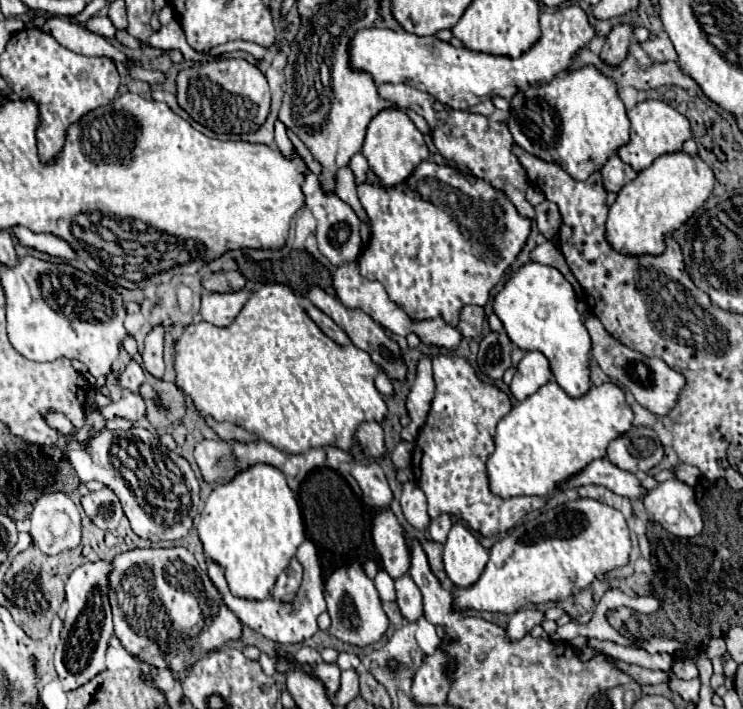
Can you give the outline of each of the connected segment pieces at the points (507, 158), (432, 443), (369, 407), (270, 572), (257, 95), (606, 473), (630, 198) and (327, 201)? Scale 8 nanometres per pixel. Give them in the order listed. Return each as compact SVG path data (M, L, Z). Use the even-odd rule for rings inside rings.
M391 83L379 85L377 93L379 93L379 97L395 103L397 107L407 107L407 109L417 111L427 121L427 125L431 129L433 145L437 147L437 151L445 159L469 167L469 171L475 177L491 183L495 189L505 191L509 195L509 199L515 203L515 207L519 209L519 213L523 213L529 219L535 217L533 205L525 199L525 191L529 187L527 173L525 173L523 165L519 163L519 159L511 151L513 149L513 137L511 137L511 133L507 129L507 123L493 123L485 115L467 113L467 111L453 111L451 109L451 111L437 113L433 109L433 97L429 93L413 89L413 87L403 85L403 83L399 83L399 85L391 85ZM497 137L499 137L499 151L487 151L491 145L497 145ZM491 141L495 141L495 143L491 143Z
M435 357L435 385L435 399L425 427L417 435L411 467L417 485L427 497L429 515L431 519L441 513L455 515L485 537L503 535L523 515L545 505L543 497L501 499L489 491L485 461L493 453L495 425L509 413L511 399L497 387L481 383L461 357Z
M265 285L259 291L251 293L249 301L245 303L245 307L241 309L241 313L235 317L235 321L227 327L227 329L219 329L215 325L207 325L205 321L197 323L197 325L189 325L185 327L181 339L175 343L175 371L177 371L177 387L181 389L181 393L187 397L187 401L191 401L191 407L195 411L199 411L201 415L211 415L217 421L229 421L235 423L239 427L243 427L249 433L255 433L257 437L265 439L267 443L271 443L273 447L285 451L285 453L305 453L311 447L337 447L341 451L349 451L355 457L363 453L363 445L355 439L355 433L359 429L361 423L365 421L377 421L381 423L387 417L387 405L381 397L381 393L375 389L375 377L379 373L379 367L371 361L371 357L357 349L355 345L337 345L333 339L329 339L313 321L311 317L307 317L305 309L299 305L295 293L291 293L291 289L287 289L285 285Z
M255 465L235 475L231 483L217 485L209 495L205 509L201 511L197 533L203 543L205 557L223 567L229 591L235 597L255 599L255 601L267 599L271 595L277 577L285 571L289 561L295 557L297 547L305 541L299 503L293 491L287 487L283 473L271 465Z
M223 59L215 63L195 63L177 75L177 101L179 107L185 109L193 121L199 125L211 129L213 133L219 135L245 135L251 131L257 131L267 115L269 115L269 103L271 103L271 93L269 93L269 83L265 75L255 67L253 63L245 59Z
M595 459L595 461L591 461L581 473L577 473L575 477L571 477L563 487L559 487L559 489L567 489L567 487L579 487L579 485L601 485L601 487L607 487L607 489L611 489L613 493L617 493L617 495L623 495L623 497L629 497L629 499L641 499L641 497L645 497L647 495L647 491L641 487L641 481L639 481L639 477L635 475L635 473L629 473L629 471L623 471L623 469L619 469L617 465L613 465L609 459Z
M685 151L669 153L643 169L635 181L627 183L615 203L609 207L605 225L607 243L623 255L661 255L665 251L665 237L681 229L693 213L703 207L713 191L715 175L701 157L691 157Z
M307 171L305 183L303 183L303 195L305 195L307 207L311 209L313 217L317 219L317 231L315 231L315 235L317 235L319 251L335 267L341 267L345 263L357 261L357 257L361 255L361 237L359 237L359 219L357 219L355 211L345 201L341 201L337 195L323 193L319 177L315 173L311 173L311 171Z

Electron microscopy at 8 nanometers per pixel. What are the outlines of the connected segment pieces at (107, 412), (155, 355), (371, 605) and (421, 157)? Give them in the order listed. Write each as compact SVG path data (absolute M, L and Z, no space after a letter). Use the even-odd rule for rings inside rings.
M125 393L125 397L117 403L107 405L107 409L101 411L105 415L105 419L129 419L129 421L137 421L143 417L145 413L145 401L143 397L135 397L135 393Z
M153 329L145 337L143 367L155 379L161 379L163 377L163 371L165 371L165 365L163 365L163 335L165 335L165 329Z
M359 561L343 569L335 569L335 573L331 573L331 577L325 583L325 599L327 599L329 617L331 617L329 633L333 637L355 647L369 647L381 641L381 637L389 627L389 617L381 607L381 599L373 581L365 575Z
M385 109L383 113L379 113L371 121L361 153L367 157L369 169L377 177L379 185L383 185L387 189L403 183L415 171L415 167L429 157L429 149L427 149L427 145L423 141L421 131L399 109Z

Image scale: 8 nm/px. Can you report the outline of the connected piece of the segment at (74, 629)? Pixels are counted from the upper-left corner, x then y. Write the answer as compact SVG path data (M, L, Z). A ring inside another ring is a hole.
M97 561L85 563L77 567L65 583L65 599L67 613L63 619L61 641L55 651L55 671L59 675L61 687L65 691L77 689L91 681L97 673L105 669L105 651L113 637L113 621L111 621L111 605L107 599L107 575L111 571L111 563Z

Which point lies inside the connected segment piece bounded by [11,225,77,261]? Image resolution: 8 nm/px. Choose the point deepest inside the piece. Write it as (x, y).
(48, 243)

